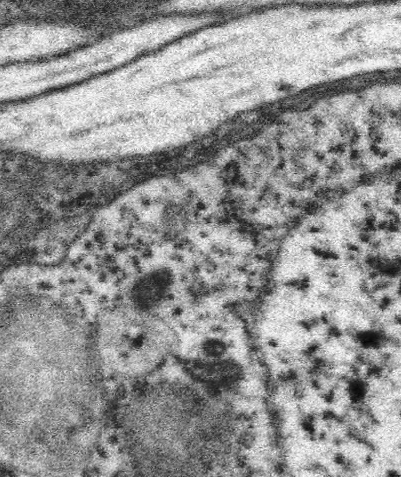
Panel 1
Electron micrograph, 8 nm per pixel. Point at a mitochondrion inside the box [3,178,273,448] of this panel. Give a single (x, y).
(156, 282)

